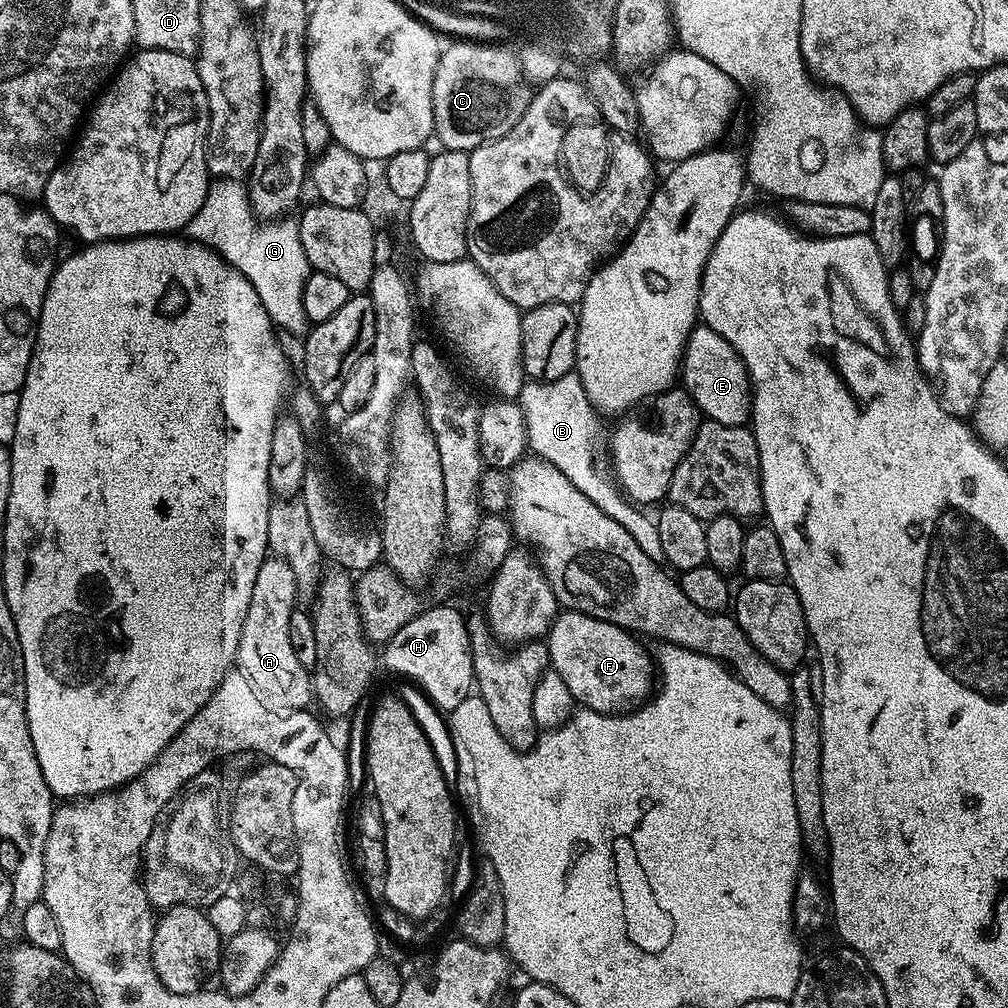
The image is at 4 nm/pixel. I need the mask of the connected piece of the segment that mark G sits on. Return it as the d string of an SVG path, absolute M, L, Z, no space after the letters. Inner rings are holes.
M216 178L209 183L202 210L190 218L186 236L215 249L252 283L254 290L258 290L258 298L262 298L262 306L266 306L266 314L281 333L303 338L310 327L302 304L310 265L306 250L302 250L296 237L299 223L284 219L261 222L254 213L245 181L243 184L240 178Z

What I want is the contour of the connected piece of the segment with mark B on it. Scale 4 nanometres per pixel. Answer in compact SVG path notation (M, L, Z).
M569 374L547 381L537 396L532 388L535 387L525 387L522 393L524 422L528 425L531 451L558 466L558 470L562 470L562 474L566 474L566 478L570 478L570 482L574 482L574 486L578 486L578 490L582 490L582 494L598 506L598 510L604 512L604 500L612 500L612 508L626 508L625 501L612 488L607 488L588 465L588 427L592 424L594 409L579 379Z

